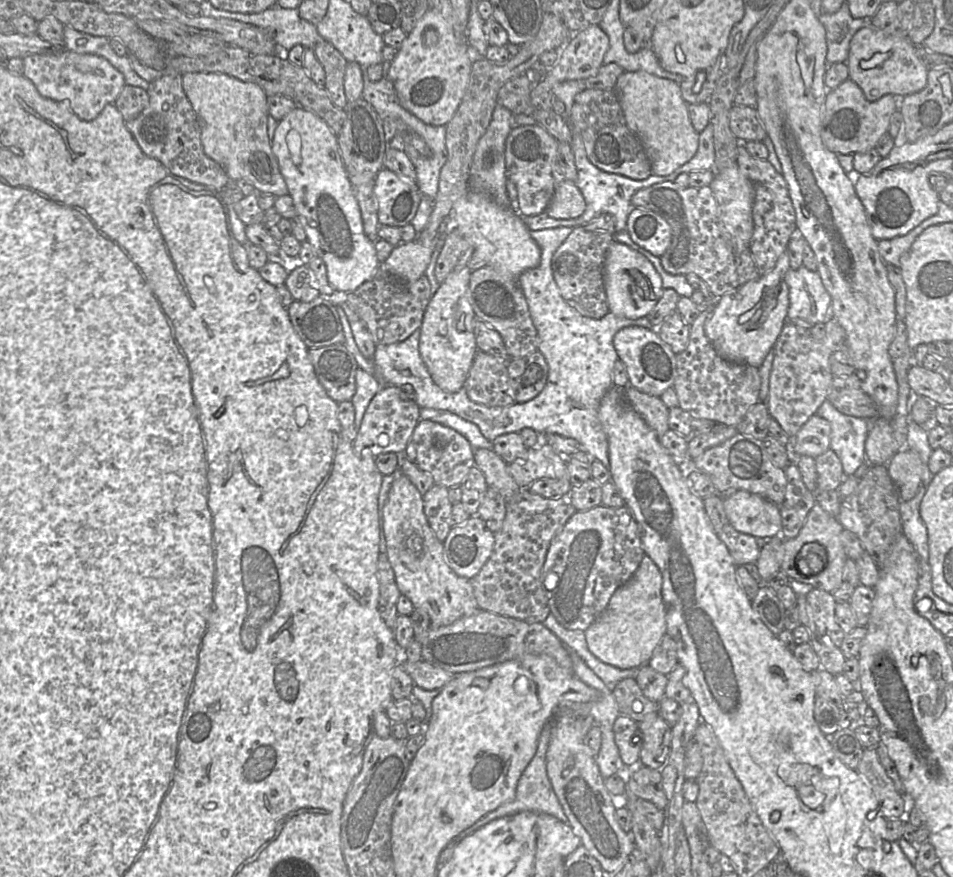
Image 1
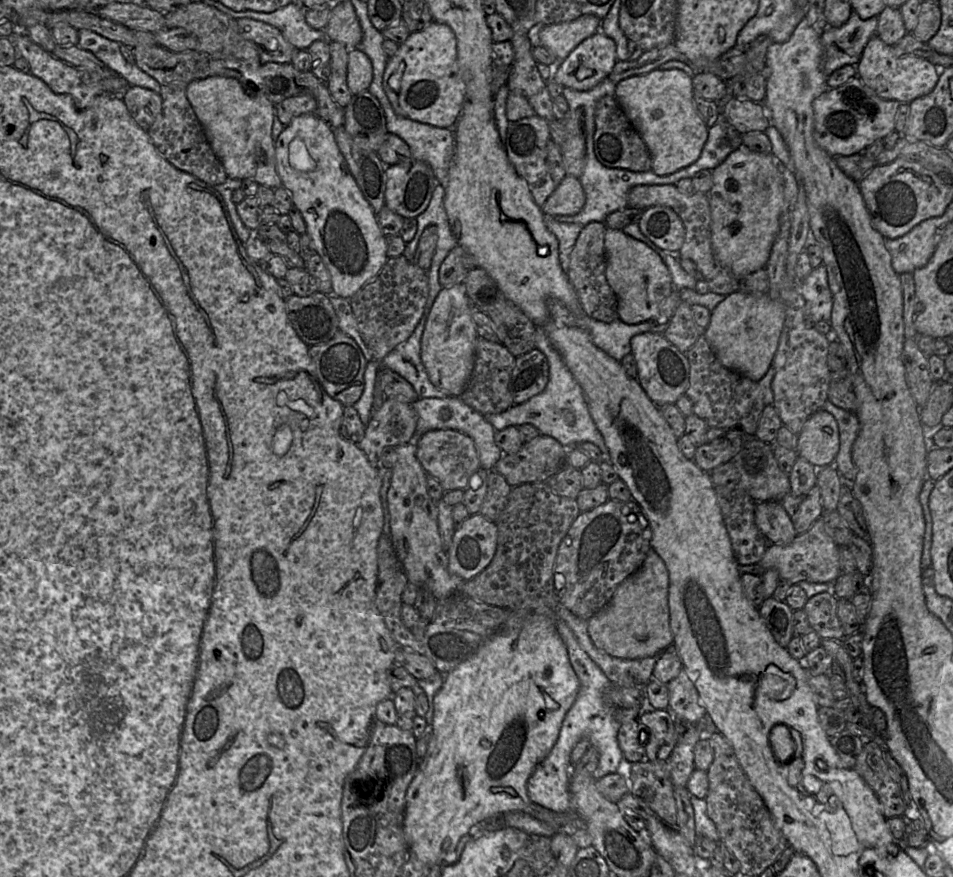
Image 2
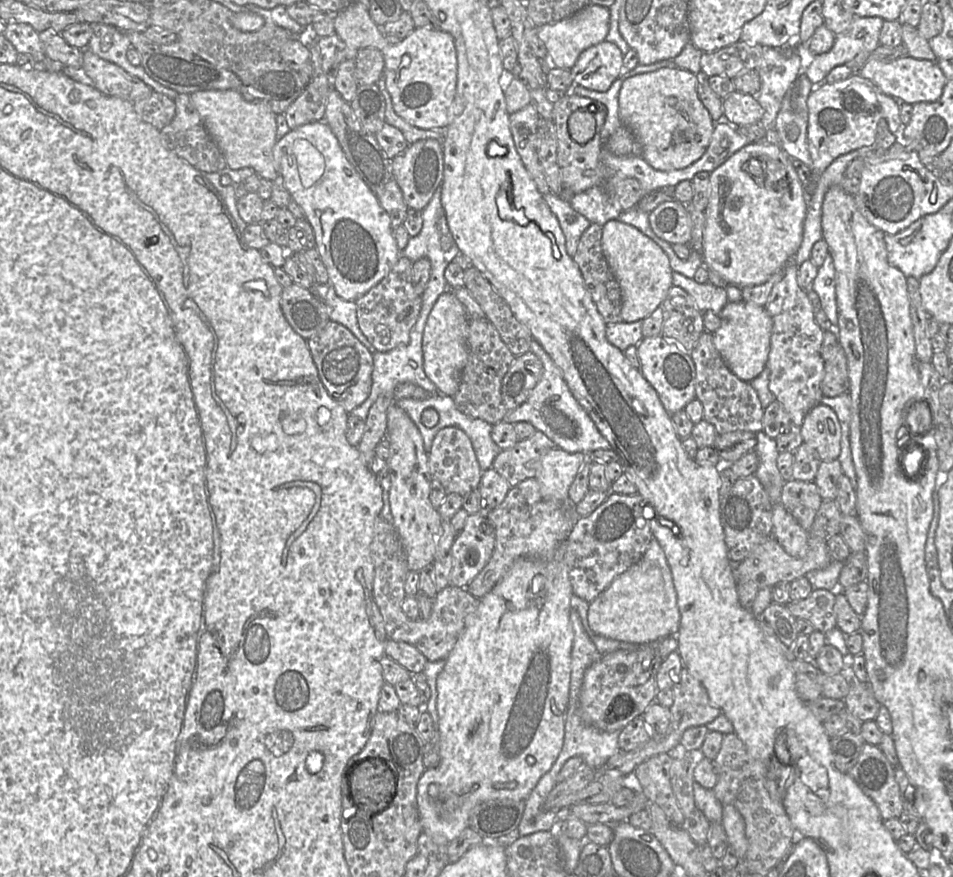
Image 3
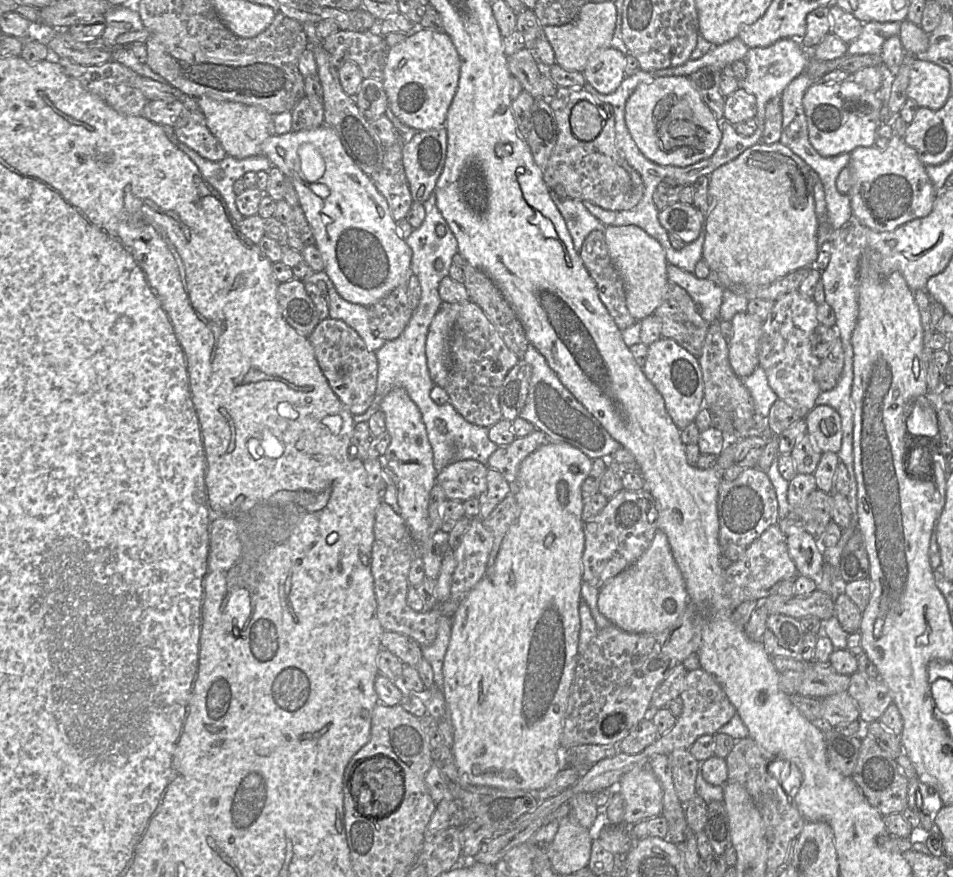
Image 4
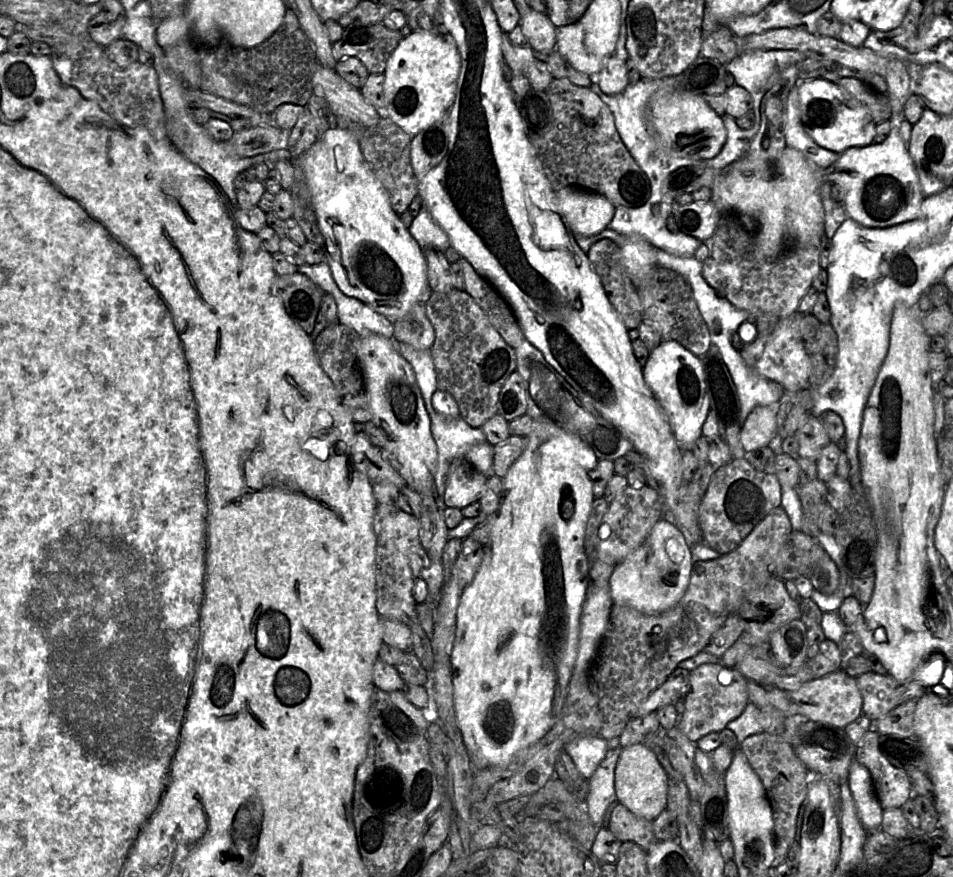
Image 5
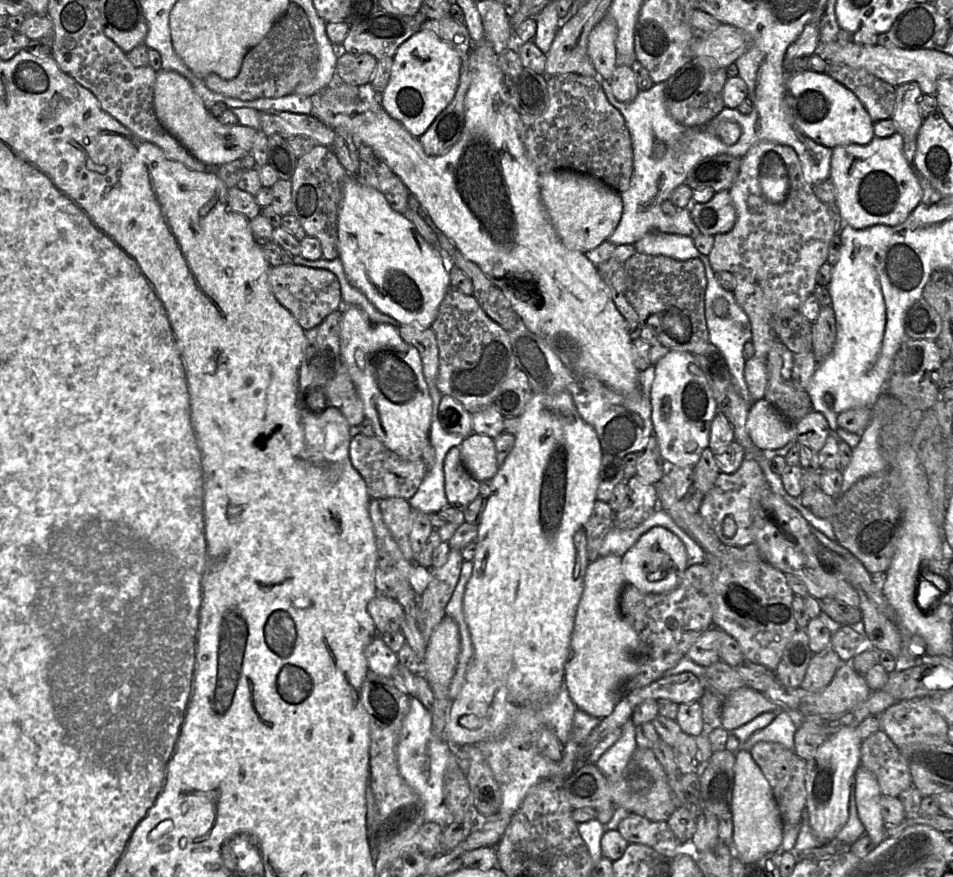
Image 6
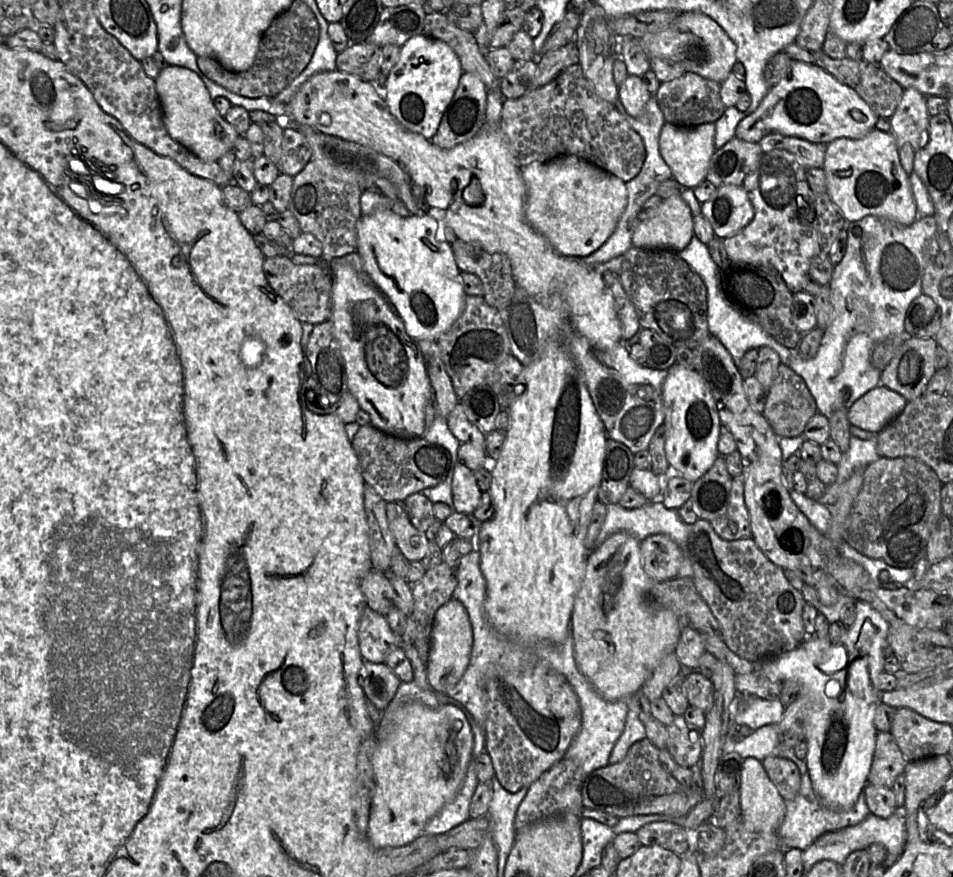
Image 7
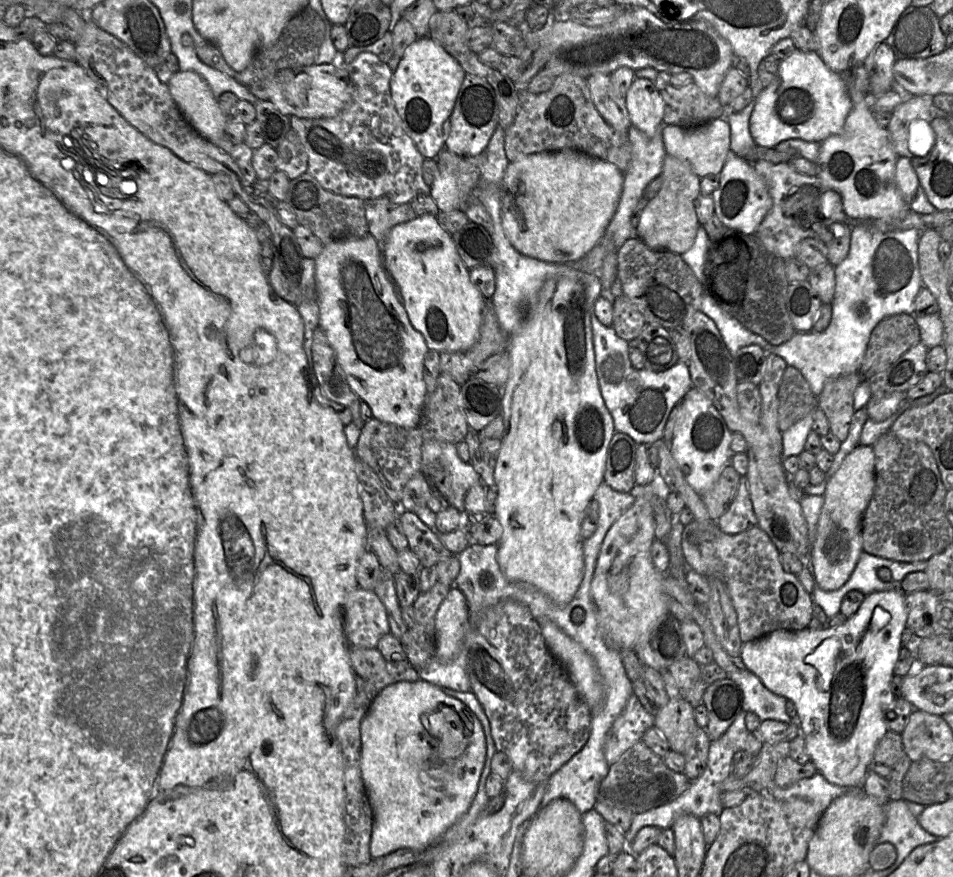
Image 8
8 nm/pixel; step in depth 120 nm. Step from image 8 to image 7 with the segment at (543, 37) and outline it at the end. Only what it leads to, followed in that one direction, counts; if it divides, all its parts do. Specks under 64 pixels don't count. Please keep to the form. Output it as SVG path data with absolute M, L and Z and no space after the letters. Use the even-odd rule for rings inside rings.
M683 12L664 29L639 40L650 58L661 58L682 65L685 71L722 83L730 73L736 57L736 45L723 28L709 16L699 12Z

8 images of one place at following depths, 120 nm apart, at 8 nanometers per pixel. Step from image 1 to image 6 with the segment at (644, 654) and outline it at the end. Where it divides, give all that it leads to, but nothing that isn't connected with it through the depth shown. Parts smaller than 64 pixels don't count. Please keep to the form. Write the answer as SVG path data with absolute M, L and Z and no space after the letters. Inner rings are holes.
M661 526L653 527L643 534L622 557L626 585L632 585L644 593L660 594L673 590L681 583L688 567L684 543L673 532Z

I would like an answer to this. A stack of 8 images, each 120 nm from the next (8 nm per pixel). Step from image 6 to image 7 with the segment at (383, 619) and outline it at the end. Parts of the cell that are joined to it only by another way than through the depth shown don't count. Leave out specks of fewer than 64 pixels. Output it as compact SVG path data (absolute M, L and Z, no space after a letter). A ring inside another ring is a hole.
M372 569L361 581L361 590L367 606L386 616L394 605L394 589L387 575Z

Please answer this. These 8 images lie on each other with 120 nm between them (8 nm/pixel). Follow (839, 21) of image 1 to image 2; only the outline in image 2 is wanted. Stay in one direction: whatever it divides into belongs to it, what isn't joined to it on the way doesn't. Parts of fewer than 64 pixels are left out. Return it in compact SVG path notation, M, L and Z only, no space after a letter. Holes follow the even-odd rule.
M852 9L842 26L827 26L821 35L823 73L828 77L843 65L856 66L867 42L877 35L877 24L877 16L861 19Z

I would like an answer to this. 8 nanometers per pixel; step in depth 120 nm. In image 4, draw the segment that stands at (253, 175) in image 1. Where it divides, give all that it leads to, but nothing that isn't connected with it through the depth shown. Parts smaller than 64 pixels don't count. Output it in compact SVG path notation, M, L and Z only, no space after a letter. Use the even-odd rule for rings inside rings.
M206 96L198 98L197 104L211 133L218 139L227 155L234 158L244 159L262 154L262 143L274 134L273 115L261 107L215 100Z

